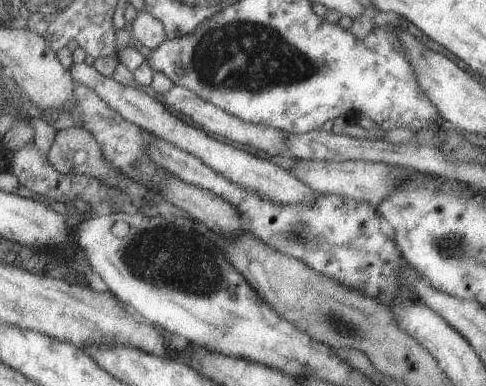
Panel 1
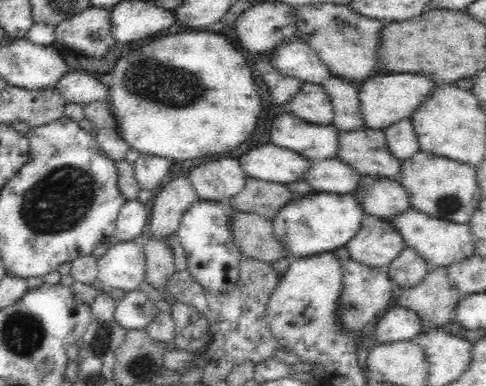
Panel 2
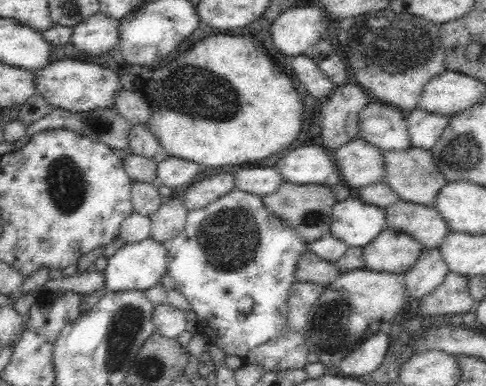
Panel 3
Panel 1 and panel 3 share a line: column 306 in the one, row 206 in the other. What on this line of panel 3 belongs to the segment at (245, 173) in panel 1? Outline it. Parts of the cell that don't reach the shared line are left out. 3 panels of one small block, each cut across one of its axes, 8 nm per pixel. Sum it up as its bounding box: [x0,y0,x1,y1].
[182,174,236,210]

